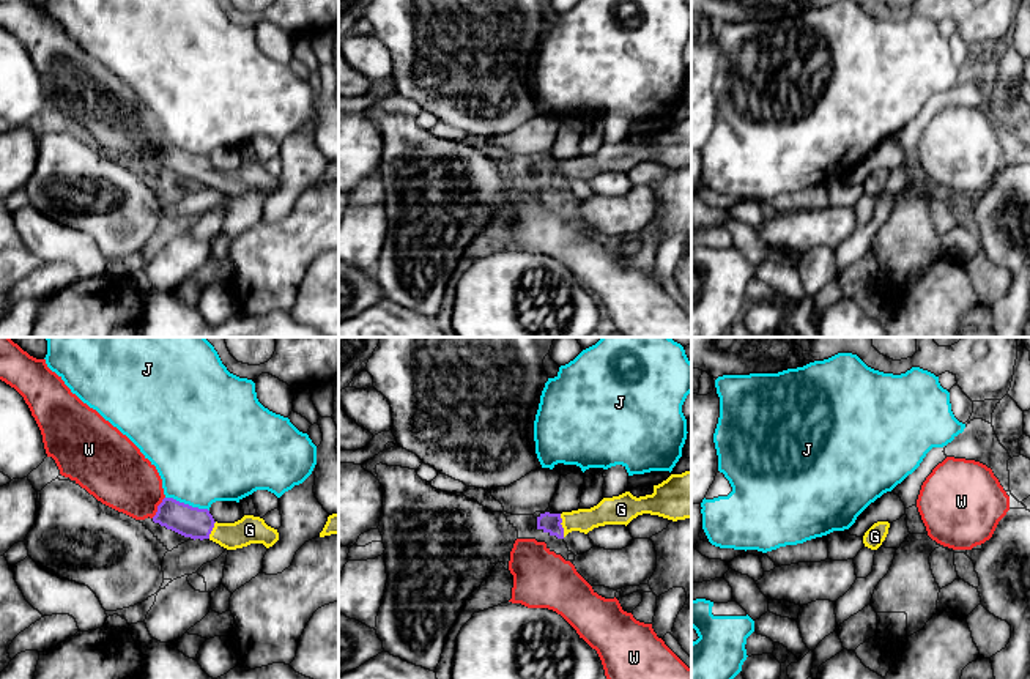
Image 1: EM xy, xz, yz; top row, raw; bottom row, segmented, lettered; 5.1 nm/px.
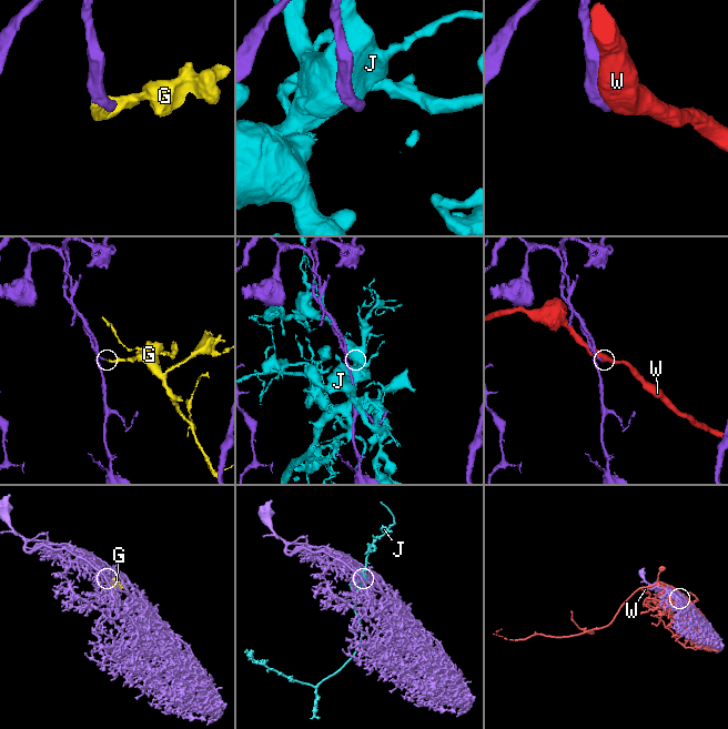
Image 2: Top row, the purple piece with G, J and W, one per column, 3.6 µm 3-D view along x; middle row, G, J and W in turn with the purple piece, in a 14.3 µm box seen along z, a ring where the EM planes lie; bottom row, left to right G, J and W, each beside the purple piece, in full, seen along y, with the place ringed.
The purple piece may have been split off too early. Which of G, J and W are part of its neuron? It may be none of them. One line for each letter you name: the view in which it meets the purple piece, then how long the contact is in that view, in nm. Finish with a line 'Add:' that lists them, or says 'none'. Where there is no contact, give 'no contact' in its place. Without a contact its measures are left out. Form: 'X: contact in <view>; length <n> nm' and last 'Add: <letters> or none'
G: contact in xz; length 120 nm
Add: G

